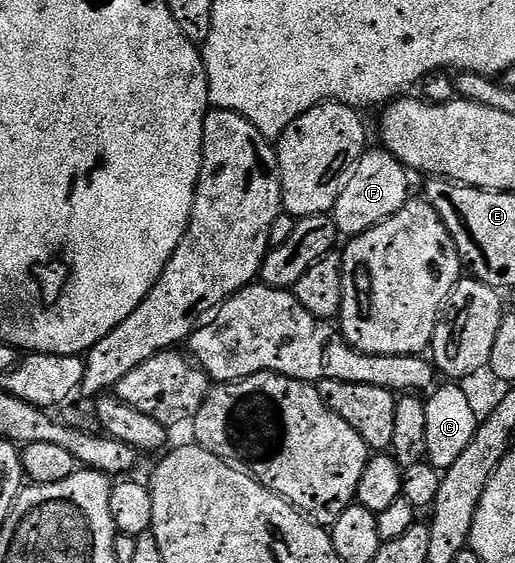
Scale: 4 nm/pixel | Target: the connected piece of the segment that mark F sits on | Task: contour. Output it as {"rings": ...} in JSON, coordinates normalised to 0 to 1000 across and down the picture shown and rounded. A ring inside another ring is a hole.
{"rings":[[[730,259],[705,272],[705,277],[682,306],[670,337],[662,337],[662,352],[654,352],[647,371],[650,403],[668,421],[687,423],[724,409],[740,394],[763,387],[779,366],[800,346],[798,327],[790,321],[792,300],[783,290],[742,261]]]}

